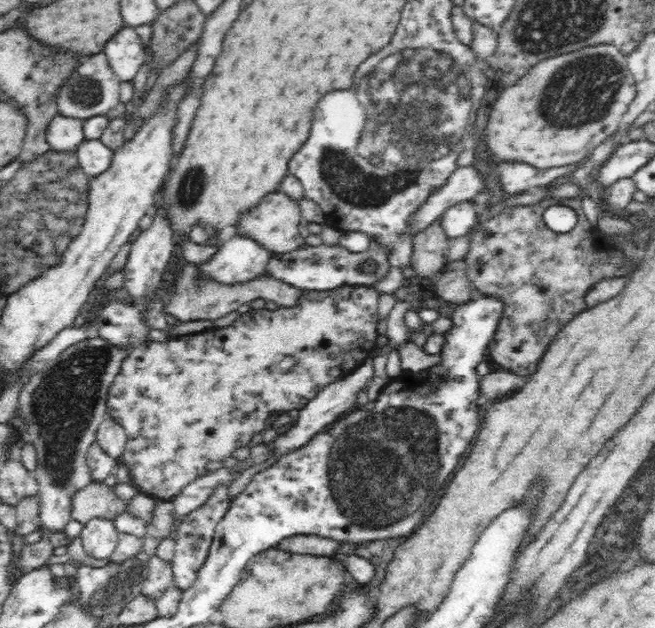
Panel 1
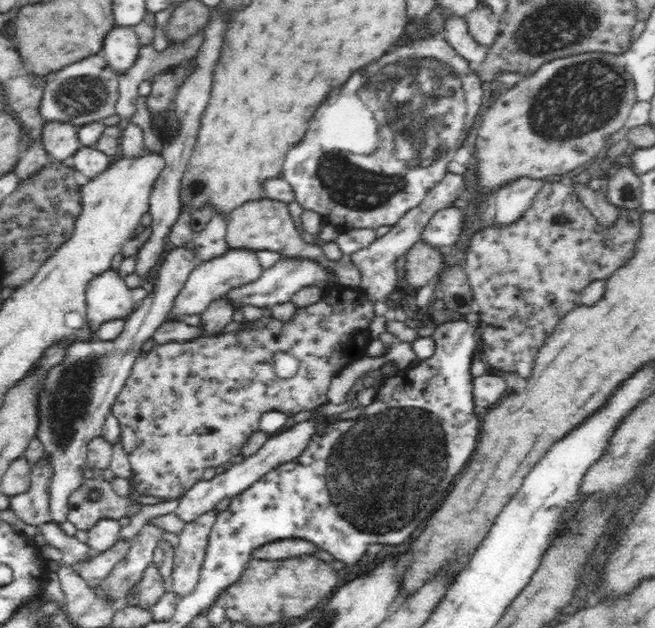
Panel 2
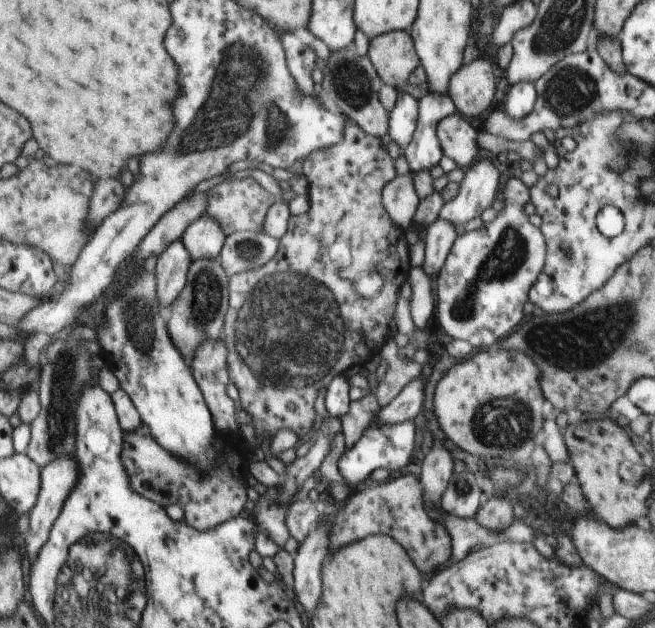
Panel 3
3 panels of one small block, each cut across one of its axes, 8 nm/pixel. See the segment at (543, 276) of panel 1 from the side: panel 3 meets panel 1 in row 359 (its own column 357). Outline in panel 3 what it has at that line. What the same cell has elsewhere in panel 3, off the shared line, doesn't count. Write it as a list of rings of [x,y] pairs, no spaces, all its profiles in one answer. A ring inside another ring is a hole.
[[[407,474],[371,485],[355,492],[353,496],[349,495],[346,500],[341,508],[335,508],[335,514],[323,513],[321,518],[326,519],[331,528],[330,553],[369,535],[385,534],[405,546],[409,558],[423,574],[437,574],[441,566],[449,566],[452,535],[424,509],[424,490],[413,475]]]

